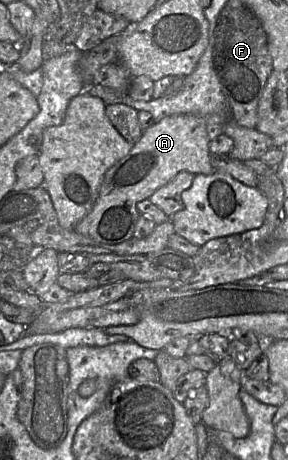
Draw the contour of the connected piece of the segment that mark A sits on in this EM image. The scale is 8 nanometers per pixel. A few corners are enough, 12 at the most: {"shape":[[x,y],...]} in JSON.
{"shape":[[206,119],[143,131],[105,173],[75,231],[131,239],[149,199],[180,172],[216,172]]}

